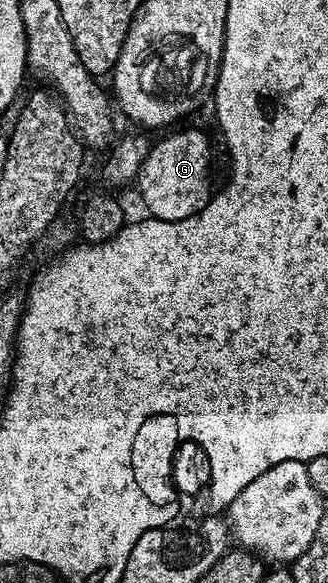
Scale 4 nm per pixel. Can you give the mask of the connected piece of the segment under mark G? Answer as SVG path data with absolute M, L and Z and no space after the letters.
M182 129L167 132L151 144L148 155L142 160L142 169L138 172L136 186L142 201L146 204L146 213L158 217L161 221L179 221L188 219L193 213L199 213L212 196L210 189L210 141L198 129Z

